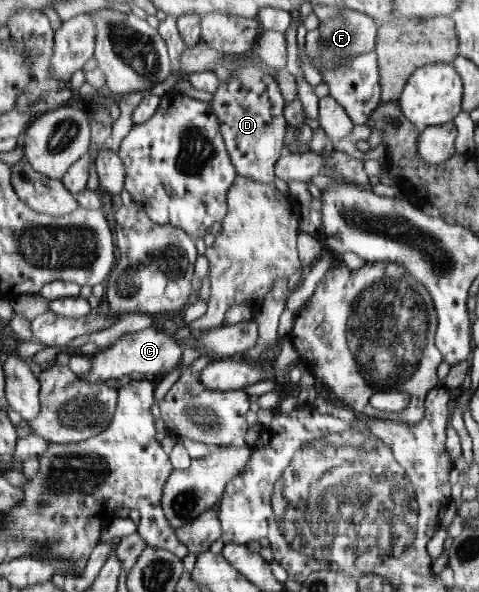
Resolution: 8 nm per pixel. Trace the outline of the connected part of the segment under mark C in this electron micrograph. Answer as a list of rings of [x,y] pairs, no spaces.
[[[155,327],[137,332],[124,333],[114,345],[98,349],[91,357],[91,367],[84,373],[81,381],[88,383],[103,383],[108,379],[117,380],[123,375],[130,375],[133,371],[143,373],[149,377],[159,378],[175,369],[182,354],[181,342],[174,339],[170,332],[157,330]]]

